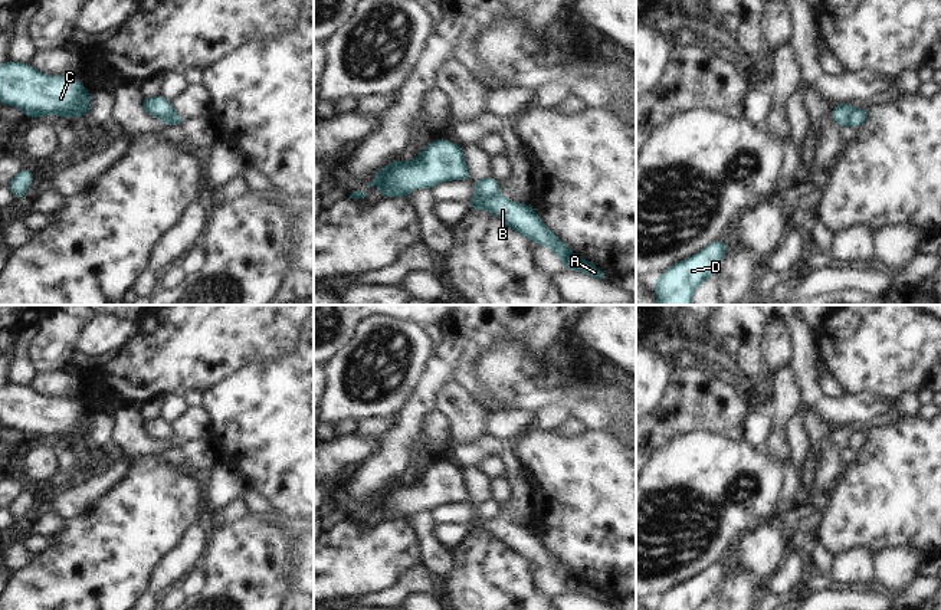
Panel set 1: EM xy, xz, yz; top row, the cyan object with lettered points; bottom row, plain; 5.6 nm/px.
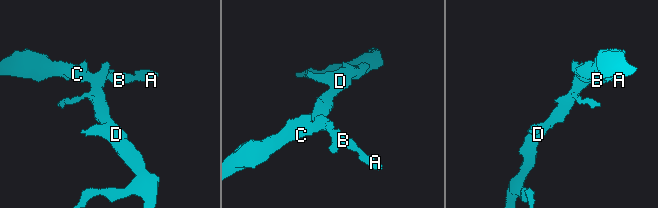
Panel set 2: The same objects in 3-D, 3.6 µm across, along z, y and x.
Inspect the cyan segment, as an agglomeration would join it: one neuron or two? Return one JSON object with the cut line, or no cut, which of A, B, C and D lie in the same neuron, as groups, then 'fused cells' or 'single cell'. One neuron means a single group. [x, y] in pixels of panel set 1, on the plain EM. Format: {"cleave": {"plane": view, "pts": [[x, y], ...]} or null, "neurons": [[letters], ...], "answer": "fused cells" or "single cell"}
{"cleave": {"plane": "xz", "pts": [[498, 515], [488, 521], [482, 530]]}, "neurons": [["A", "B"], ["C", "D"]], "answer": "fused cells"}

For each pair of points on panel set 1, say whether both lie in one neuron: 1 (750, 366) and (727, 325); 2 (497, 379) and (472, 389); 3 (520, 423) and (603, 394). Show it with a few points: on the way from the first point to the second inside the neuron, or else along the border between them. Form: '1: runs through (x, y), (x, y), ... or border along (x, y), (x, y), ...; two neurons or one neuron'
1: runs through (750, 351), (754, 334), (741, 321); one neuron
2: border along (474, 374), (494, 396), (510, 402); two neurons
3: border along (531, 410), (505, 409), (497, 412); two neurons

